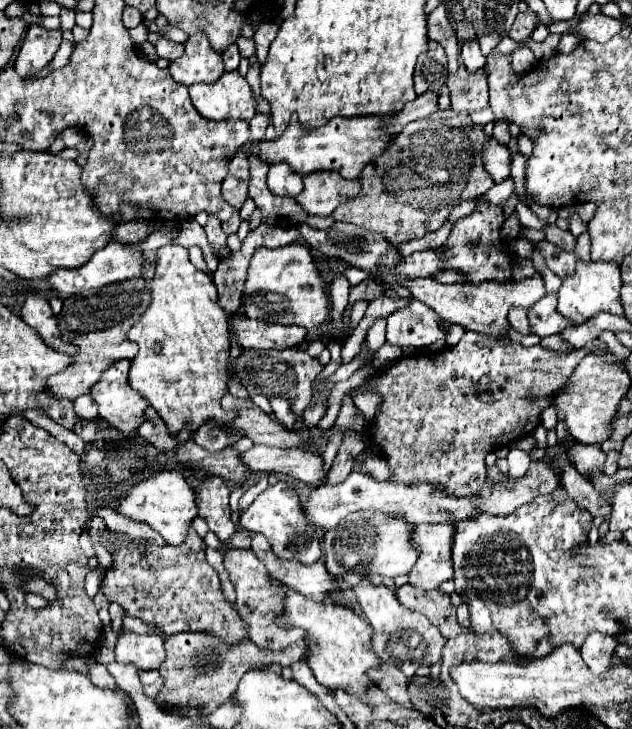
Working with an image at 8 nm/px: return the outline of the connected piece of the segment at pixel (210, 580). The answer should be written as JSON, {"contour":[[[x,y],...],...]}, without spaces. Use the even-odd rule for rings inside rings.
{"contour":[[[189,529],[187,541],[183,545],[171,547],[159,547],[151,541],[135,541],[135,543],[149,543],[149,549],[145,555],[141,555],[135,545],[127,545],[121,549],[121,553],[113,555],[115,561],[115,569],[105,573],[105,581],[103,581],[103,593],[107,595],[109,601],[119,603],[127,615],[139,617],[155,627],[159,627],[167,637],[181,633],[181,631],[205,631],[211,633],[215,637],[219,637],[223,643],[227,645],[237,645],[247,637],[247,623],[237,615],[237,611],[233,609],[233,605],[229,605],[223,597],[221,591],[221,583],[219,583],[219,575],[217,571],[207,563],[205,559],[205,543],[203,539],[195,533],[195,529]]]}

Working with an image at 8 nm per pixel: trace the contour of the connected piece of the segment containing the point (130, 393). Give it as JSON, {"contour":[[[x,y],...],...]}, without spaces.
{"contour":[[[129,359],[117,361],[91,391],[99,405],[99,415],[125,435],[133,433],[145,421],[145,411],[149,407],[149,401],[129,387],[129,367]]]}

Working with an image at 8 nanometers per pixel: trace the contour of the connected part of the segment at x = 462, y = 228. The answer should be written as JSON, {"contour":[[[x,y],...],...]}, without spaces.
{"contour":[[[479,197],[477,207],[471,215],[465,219],[459,219],[453,223],[449,239],[443,243],[445,251],[441,249],[429,249],[429,251],[417,251],[411,257],[405,257],[395,266],[395,273],[405,275],[409,278],[427,278],[435,275],[437,271],[457,271],[467,277],[469,283],[477,285],[487,279],[507,283],[511,281],[511,267],[513,267],[513,257],[509,251],[503,247],[505,239],[501,237],[501,227],[505,223],[503,215],[503,205],[491,205],[483,197]]]}

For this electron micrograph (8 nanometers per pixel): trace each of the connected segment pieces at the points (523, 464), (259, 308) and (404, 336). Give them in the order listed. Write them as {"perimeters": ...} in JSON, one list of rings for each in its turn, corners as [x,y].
{"perimeters":[[[[511,449],[509,455],[507,455],[507,461],[509,461],[509,477],[523,477],[531,465],[531,459],[525,451],[521,449]]],[[[291,243],[277,249],[261,247],[255,251],[247,269],[243,303],[251,319],[265,319],[281,325],[301,325],[309,331],[325,323],[331,311],[327,283],[315,267],[309,247],[301,243]]],[[[425,303],[409,305],[387,317],[387,343],[399,347],[429,347],[445,339],[441,317]]]]}

